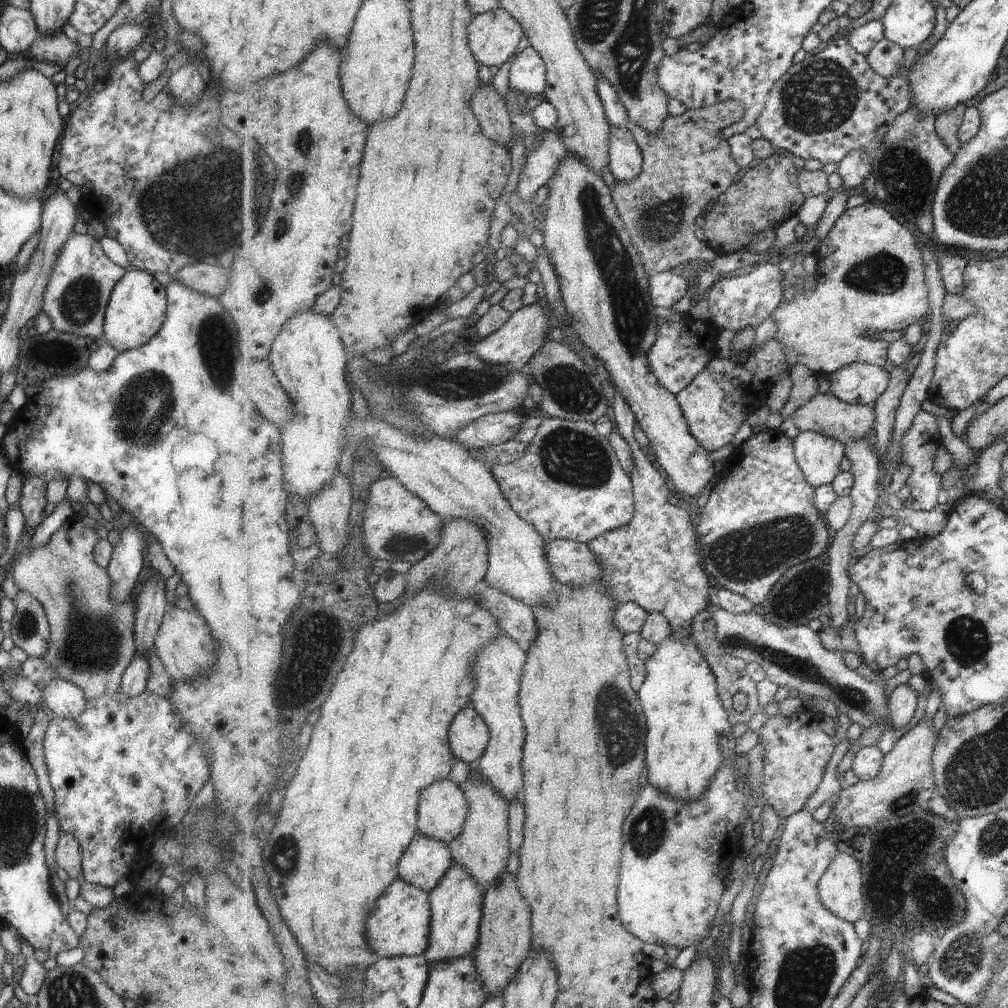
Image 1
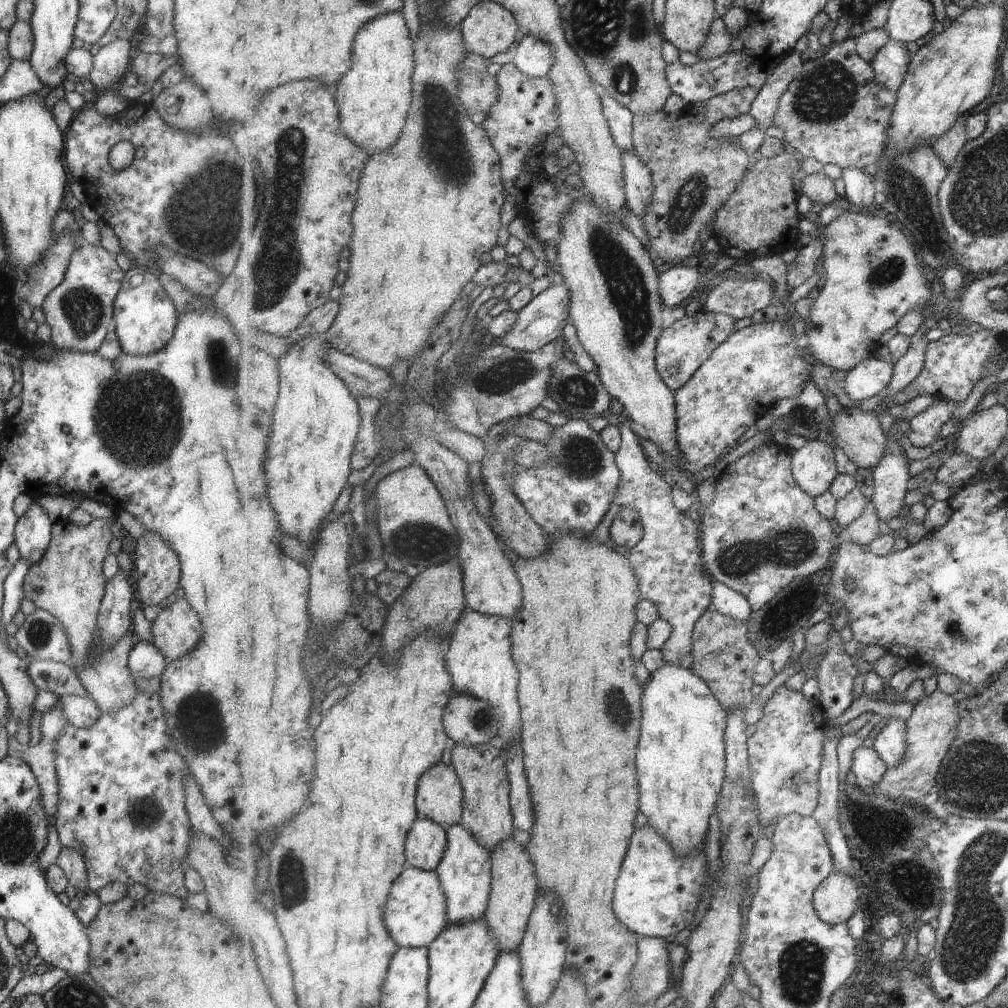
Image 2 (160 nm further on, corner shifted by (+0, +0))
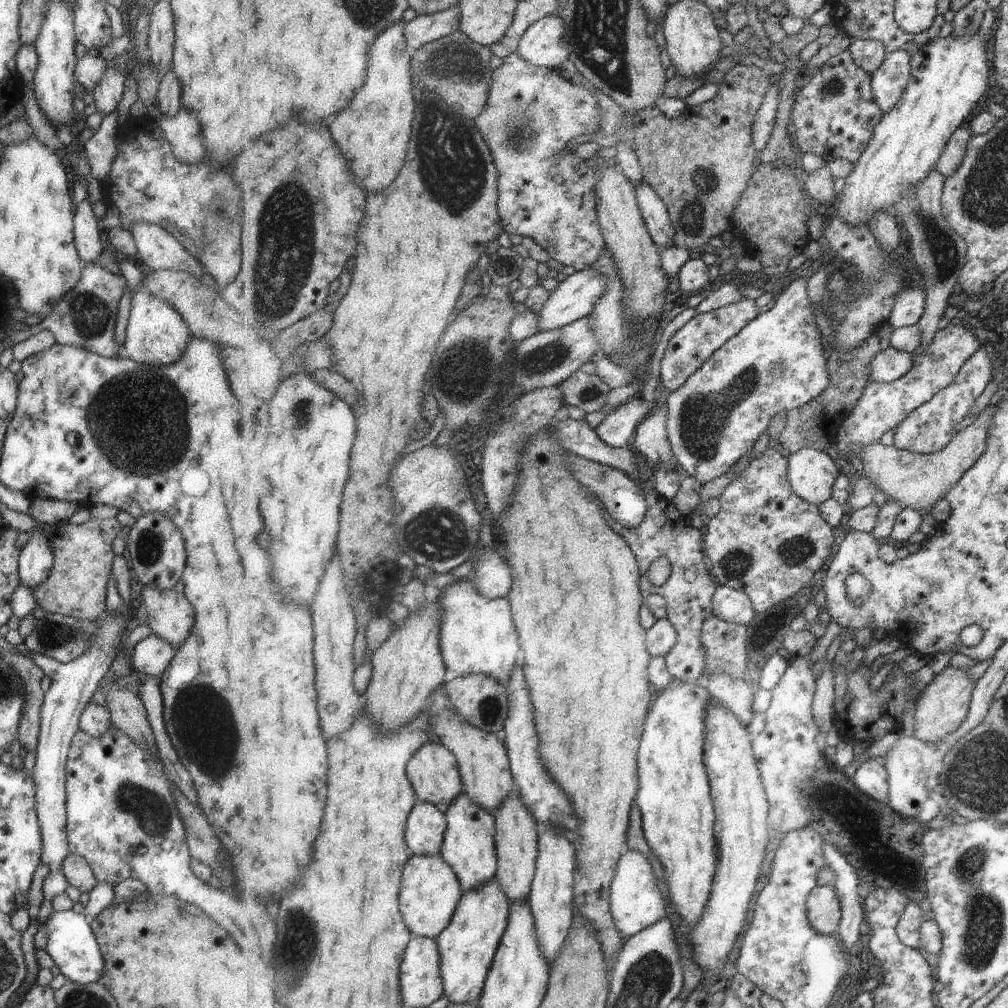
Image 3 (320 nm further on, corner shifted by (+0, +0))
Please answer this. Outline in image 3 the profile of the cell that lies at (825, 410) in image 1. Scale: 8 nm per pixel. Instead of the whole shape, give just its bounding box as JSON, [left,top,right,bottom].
[856,405,994,513]

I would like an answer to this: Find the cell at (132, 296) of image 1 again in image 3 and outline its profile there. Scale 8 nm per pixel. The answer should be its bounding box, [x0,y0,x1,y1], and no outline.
[121,284,191,366]

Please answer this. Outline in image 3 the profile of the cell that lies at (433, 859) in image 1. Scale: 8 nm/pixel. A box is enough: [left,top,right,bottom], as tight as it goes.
[407,798,448,856]

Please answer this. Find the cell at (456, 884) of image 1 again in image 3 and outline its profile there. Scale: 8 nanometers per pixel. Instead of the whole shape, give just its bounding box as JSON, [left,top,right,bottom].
[441,792,498,892]

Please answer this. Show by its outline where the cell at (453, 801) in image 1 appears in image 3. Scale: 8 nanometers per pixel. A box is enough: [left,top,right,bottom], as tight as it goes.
[407,741,464,808]

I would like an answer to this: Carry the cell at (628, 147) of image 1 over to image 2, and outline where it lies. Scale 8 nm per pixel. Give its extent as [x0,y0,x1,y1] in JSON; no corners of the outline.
[623,150,654,219]

